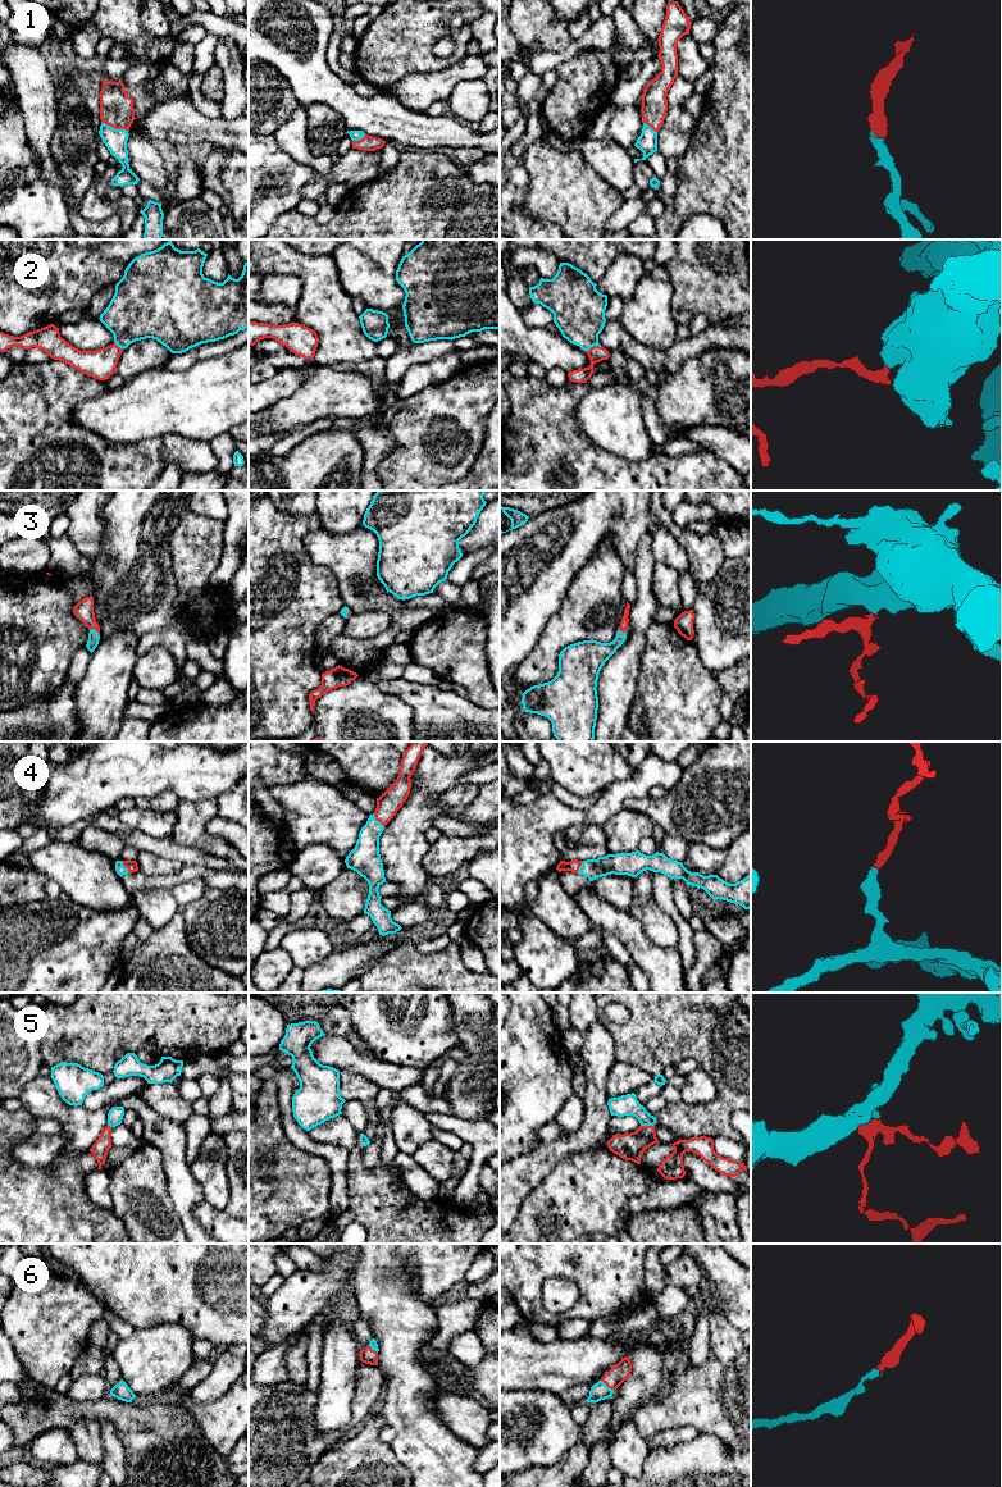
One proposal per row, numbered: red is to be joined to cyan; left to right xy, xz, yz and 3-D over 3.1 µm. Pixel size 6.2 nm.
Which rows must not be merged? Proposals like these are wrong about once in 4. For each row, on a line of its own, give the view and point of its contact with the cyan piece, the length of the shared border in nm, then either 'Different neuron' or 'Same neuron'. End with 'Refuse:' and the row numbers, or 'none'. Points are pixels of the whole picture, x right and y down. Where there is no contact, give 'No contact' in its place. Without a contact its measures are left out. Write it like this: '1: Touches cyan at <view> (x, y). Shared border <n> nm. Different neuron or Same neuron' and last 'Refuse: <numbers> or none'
1: Touches cyan at xy (114, 128). Shared border 180 nm. Same neuron
2: Touches cyan at yz (592, 346). Shared border 120 nm. Same neuron
3: Touches cyan at xy (95, 630). Shared border 80 nm. Same neuron
4: Touches cyan at xz (376, 820). Shared border 110 nm. Same neuron
5: Touches cyan at yz (647, 1125). Shared border 90 nm. Same neuron
6: Touches cyan at yz (606, 1386). Shared border 110 nm. Same neuron
Refuse: none

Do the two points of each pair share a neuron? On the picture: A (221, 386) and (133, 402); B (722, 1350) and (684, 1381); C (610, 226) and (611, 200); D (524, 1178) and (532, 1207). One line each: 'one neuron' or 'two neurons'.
A: one neuron
B: one neuron
C: two neurons
D: two neurons

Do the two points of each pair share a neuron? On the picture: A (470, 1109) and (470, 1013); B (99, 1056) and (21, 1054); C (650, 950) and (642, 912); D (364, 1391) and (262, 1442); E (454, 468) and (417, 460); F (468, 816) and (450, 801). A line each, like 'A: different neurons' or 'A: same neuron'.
A: same neuron
B: different neurons
C: different neurons
D: same neuron
E: same neuron
F: different neurons

